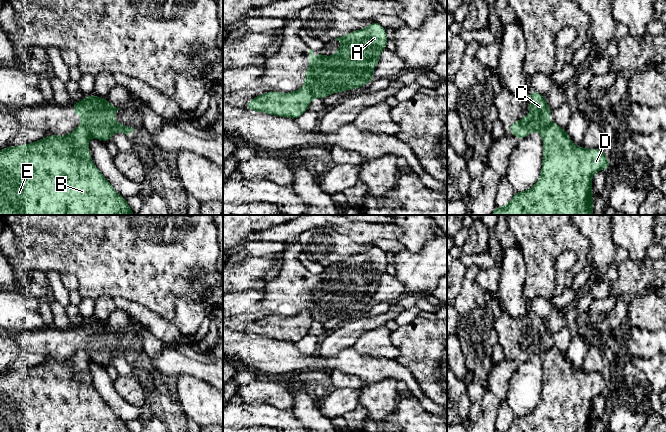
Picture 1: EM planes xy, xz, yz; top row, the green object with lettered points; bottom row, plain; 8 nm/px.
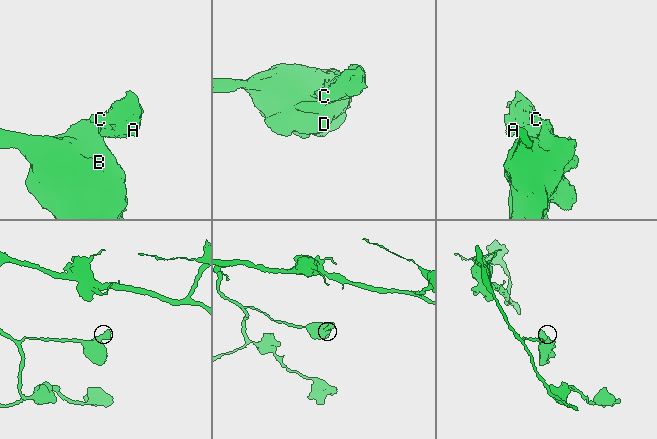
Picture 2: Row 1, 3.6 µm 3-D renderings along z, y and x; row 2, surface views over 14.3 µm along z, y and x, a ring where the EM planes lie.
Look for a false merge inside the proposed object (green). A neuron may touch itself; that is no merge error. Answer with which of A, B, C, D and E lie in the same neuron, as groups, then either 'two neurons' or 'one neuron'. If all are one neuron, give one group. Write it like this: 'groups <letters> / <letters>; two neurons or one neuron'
groups A C / B D E; two neurons

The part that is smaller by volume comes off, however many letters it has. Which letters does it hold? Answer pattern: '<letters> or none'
A, C

